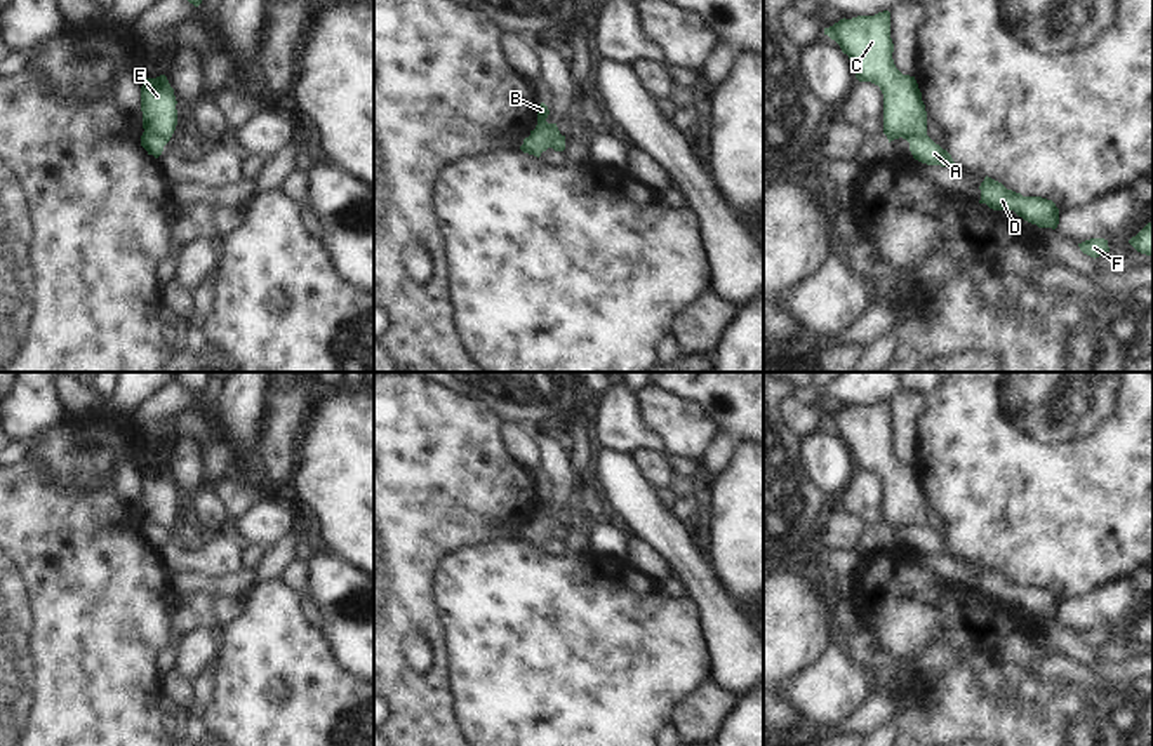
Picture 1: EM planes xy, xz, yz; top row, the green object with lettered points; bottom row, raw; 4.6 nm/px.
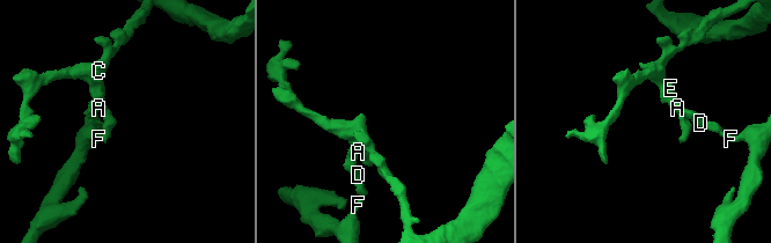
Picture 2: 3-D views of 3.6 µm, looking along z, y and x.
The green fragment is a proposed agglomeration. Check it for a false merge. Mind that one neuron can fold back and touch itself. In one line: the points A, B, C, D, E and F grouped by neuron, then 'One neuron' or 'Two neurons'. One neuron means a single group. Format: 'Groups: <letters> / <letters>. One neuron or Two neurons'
Groups: A D F / B C E. Two neurons

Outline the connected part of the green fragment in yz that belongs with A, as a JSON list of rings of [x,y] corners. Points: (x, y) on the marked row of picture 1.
[[[927,134],[916,137],[906,137],[910,143],[910,151],[915,160],[927,163],[927,165],[941,165],[956,169],[951,155],[936,144]]]

